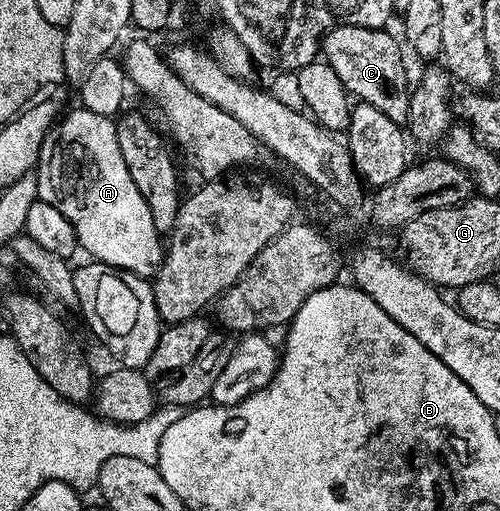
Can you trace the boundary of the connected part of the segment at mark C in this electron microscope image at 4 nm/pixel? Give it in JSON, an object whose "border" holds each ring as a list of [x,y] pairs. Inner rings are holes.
{"border":[[[339,24],[324,35],[321,41],[321,56],[331,67],[333,74],[337,74],[344,90],[356,101],[377,106],[381,114],[393,118],[393,122],[401,126],[408,123],[407,68],[403,65],[403,52],[399,49],[398,42],[387,30]]]}

